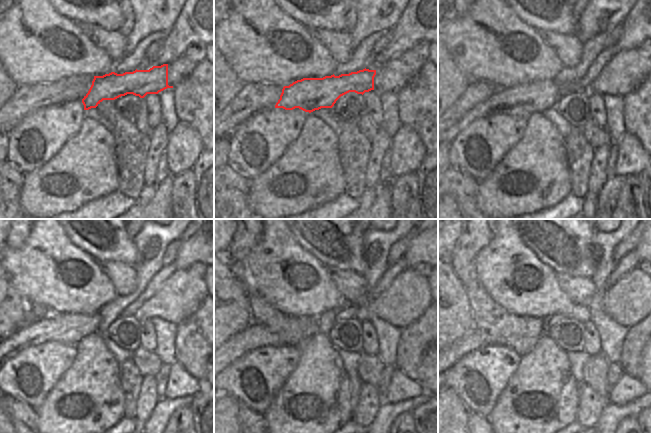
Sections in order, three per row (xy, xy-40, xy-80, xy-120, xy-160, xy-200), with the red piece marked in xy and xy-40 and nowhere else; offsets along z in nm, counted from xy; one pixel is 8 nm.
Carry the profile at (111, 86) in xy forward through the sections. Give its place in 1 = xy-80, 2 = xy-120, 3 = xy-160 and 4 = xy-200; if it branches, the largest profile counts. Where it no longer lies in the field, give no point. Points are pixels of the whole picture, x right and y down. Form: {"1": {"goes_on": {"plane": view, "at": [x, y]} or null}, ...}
{"1": {"goes_on": {"plane": "xy-80", "at": [523, 100]}}, "2": {"goes_on": {"plane": "xy-120", "at": [66, 328]}}, "3": {"goes_on": {"plane": "xy-160", "at": [301, 328]}}, "4": {"goes_on": {"plane": "xy-200", "at": [475, 338]}}}

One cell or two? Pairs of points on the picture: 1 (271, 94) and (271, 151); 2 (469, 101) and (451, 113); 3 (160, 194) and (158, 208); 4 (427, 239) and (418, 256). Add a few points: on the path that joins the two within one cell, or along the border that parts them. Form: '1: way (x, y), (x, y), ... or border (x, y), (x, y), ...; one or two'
1: border (274, 106), (261, 109), (249, 117); two
2: way (465, 103), (455, 112); one
3: way (160, 197), (160, 205); one
4: way (427, 243), (418, 252); one

